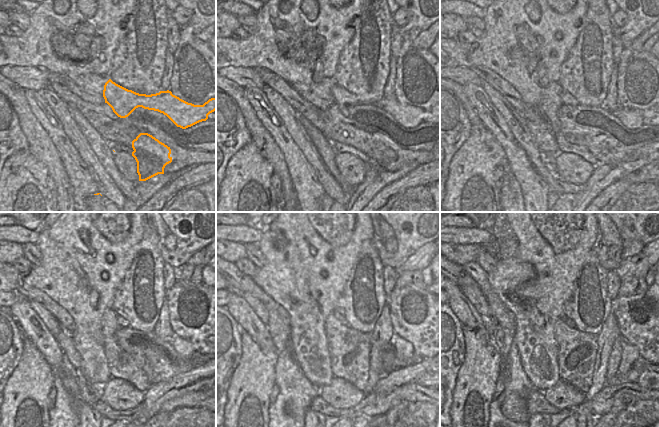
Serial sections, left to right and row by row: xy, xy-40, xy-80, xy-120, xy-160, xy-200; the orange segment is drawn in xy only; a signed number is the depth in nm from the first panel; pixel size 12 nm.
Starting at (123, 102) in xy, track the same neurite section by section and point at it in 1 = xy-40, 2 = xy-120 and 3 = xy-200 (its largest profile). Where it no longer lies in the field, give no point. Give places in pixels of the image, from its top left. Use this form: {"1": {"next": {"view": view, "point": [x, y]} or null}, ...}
{"1": {"next": {"view": "xy-40", "point": [408, 116]}}, "2": {"next": {"view": "xy-120", "point": [182, 346]}}, "3": {"next": {"view": "xy-200", "point": [629, 354]}}}

